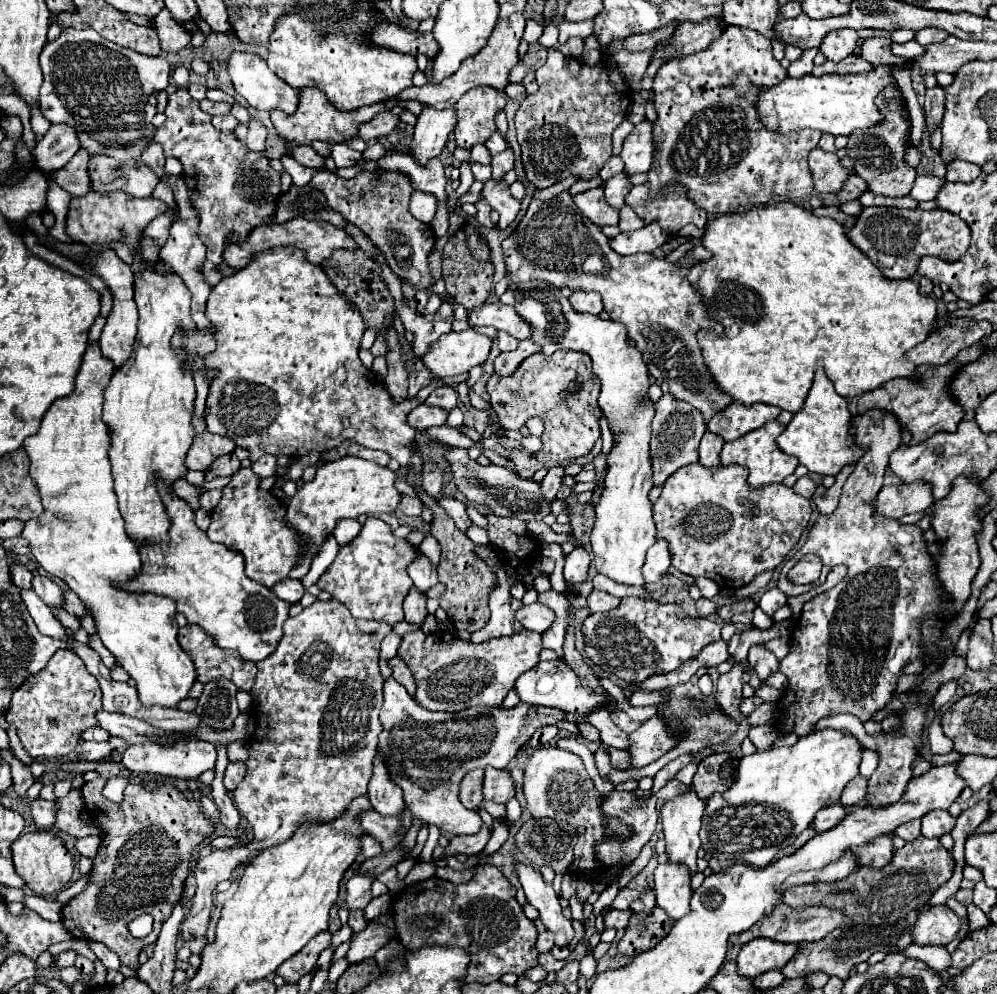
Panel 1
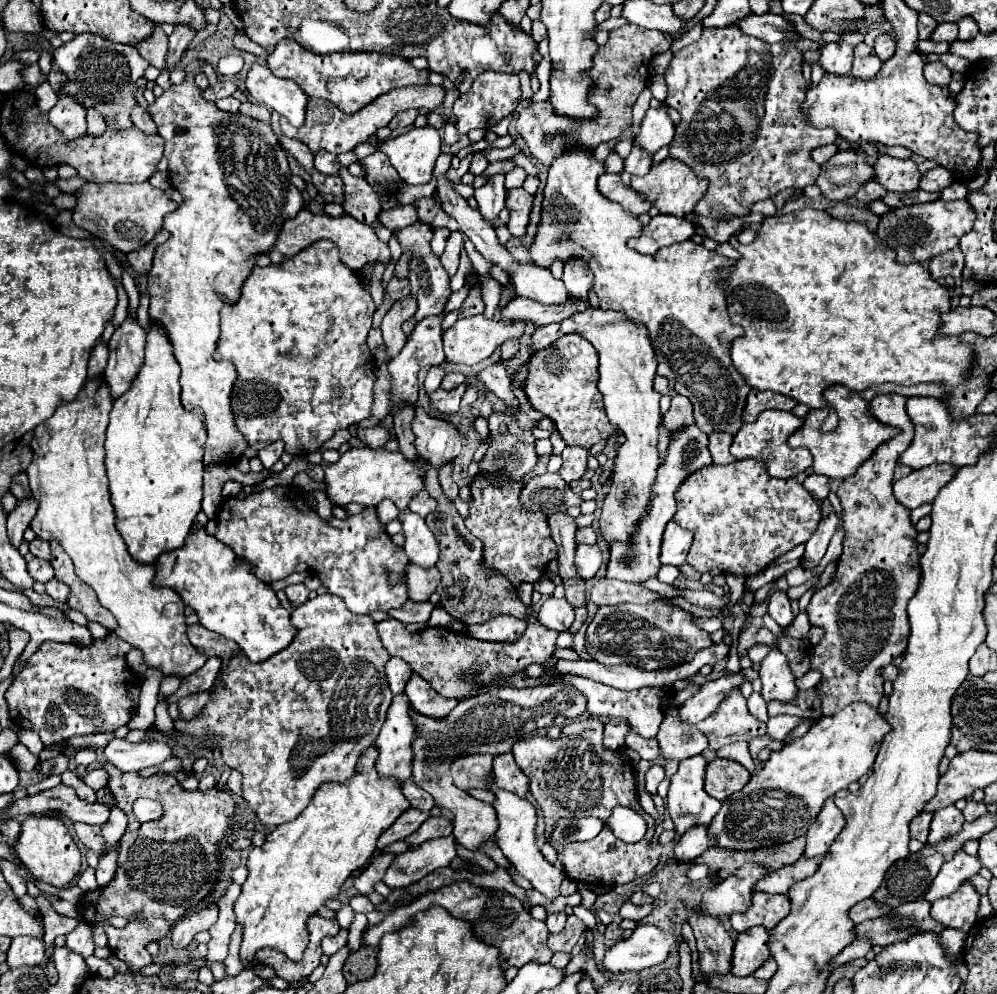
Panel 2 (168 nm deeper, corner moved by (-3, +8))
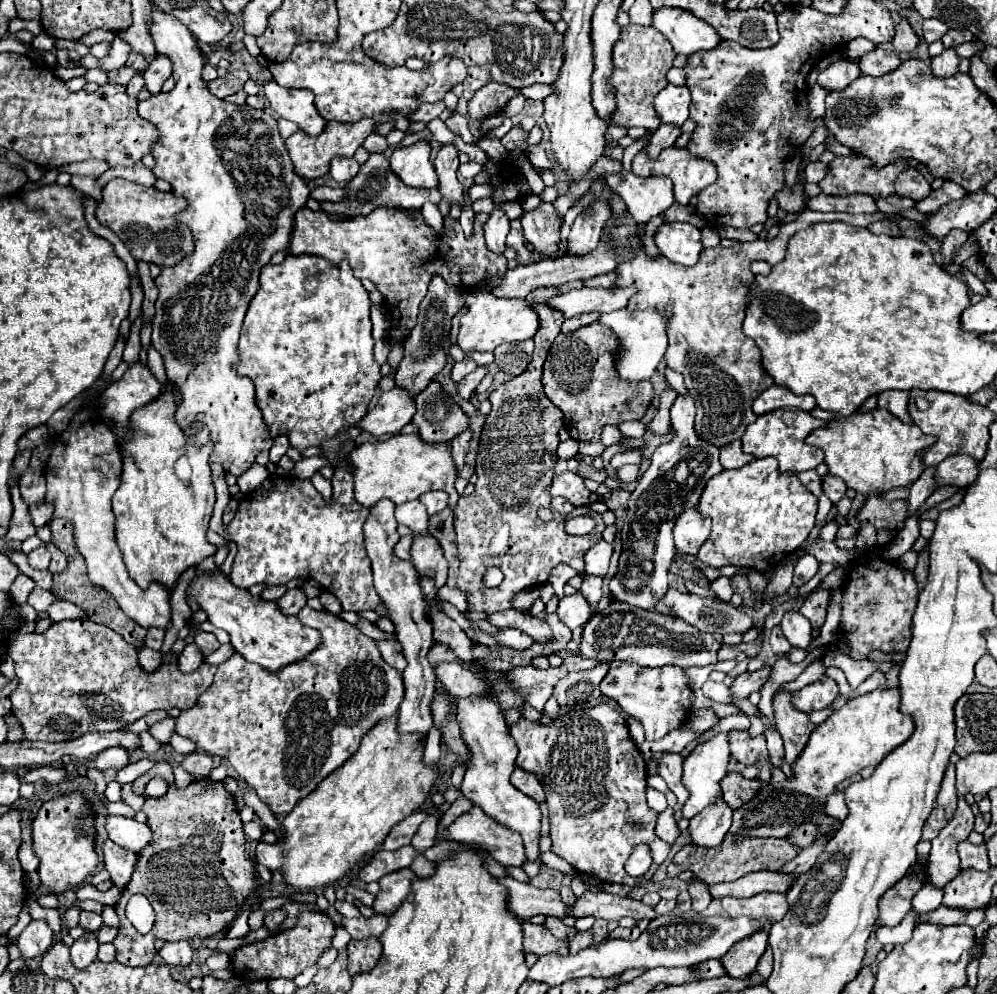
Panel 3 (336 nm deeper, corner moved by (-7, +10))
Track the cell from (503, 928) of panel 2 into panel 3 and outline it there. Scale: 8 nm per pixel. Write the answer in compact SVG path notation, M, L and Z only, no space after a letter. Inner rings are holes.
M524 922L524 950L526 954L560 954L566 956L568 954L568 942L560 942L558 938L554 938L550 934L550 930L546 930L546 926L536 926L532 922Z

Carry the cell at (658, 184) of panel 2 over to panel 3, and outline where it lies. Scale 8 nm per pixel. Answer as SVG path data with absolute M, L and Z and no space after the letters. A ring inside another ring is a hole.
M670 146L662 150L656 158L648 158L646 150L640 150L632 160L632 172L638 176L668 176L674 182L674 198L678 204L688 204L694 194L698 194L702 188L716 182L716 166L704 158L692 156L686 148Z

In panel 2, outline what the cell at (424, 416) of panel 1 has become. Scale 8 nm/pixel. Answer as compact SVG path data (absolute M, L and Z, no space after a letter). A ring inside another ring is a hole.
M460 384L454 390L436 390L430 394L430 406L440 414L456 414L460 408L460 398L466 390L466 384Z

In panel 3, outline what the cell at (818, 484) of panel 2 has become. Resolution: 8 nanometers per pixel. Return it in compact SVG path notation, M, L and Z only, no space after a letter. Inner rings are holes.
M824 476L824 484L822 484L822 488L824 488L824 494L836 504L836 502L840 502L844 496L846 496L846 484L840 480L840 478L836 478L836 476Z

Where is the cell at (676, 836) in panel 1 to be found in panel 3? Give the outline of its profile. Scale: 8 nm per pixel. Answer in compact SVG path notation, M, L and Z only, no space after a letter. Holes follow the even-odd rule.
M716 734L716 736L710 738L708 742L700 744L700 746L684 760L684 776L682 776L682 782L684 782L684 786L686 786L688 792L690 792L690 798L688 798L688 802L684 804L684 808L682 808L684 818L690 820L690 818L696 816L702 808L706 808L706 806L712 804L716 798L722 796L720 780L728 774L728 772L726 772L728 762L730 762L728 734Z

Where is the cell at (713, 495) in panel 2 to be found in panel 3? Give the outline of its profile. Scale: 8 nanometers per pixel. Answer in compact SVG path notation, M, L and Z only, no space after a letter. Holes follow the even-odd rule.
M762 458L714 476L696 508L712 518L712 534L702 544L698 560L714 568L730 564L768 572L808 540L816 524L818 498L802 486L796 474L780 474L776 458Z

